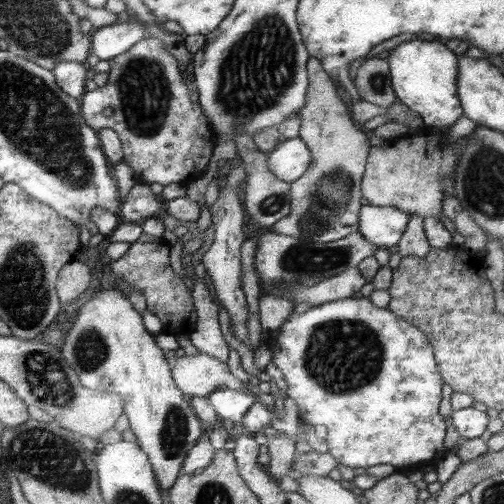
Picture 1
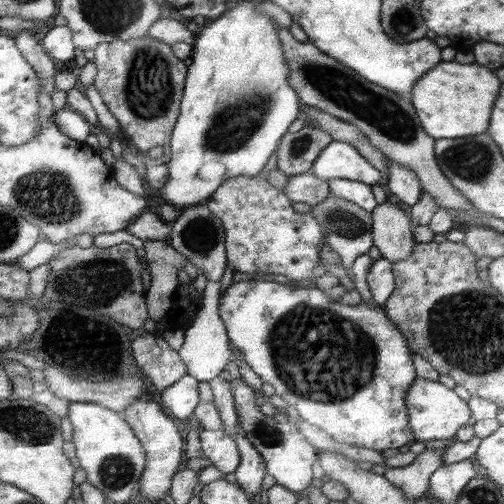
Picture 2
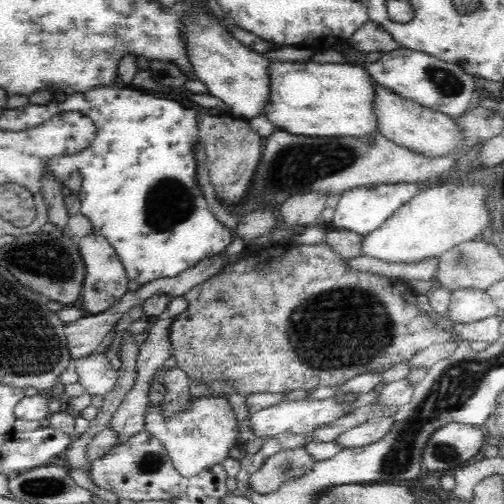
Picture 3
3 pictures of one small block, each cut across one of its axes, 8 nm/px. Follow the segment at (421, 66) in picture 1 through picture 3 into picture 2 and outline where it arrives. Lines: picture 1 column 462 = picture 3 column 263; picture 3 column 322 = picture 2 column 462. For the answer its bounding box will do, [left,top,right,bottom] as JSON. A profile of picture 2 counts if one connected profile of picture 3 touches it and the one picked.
[407,62,503,138]

